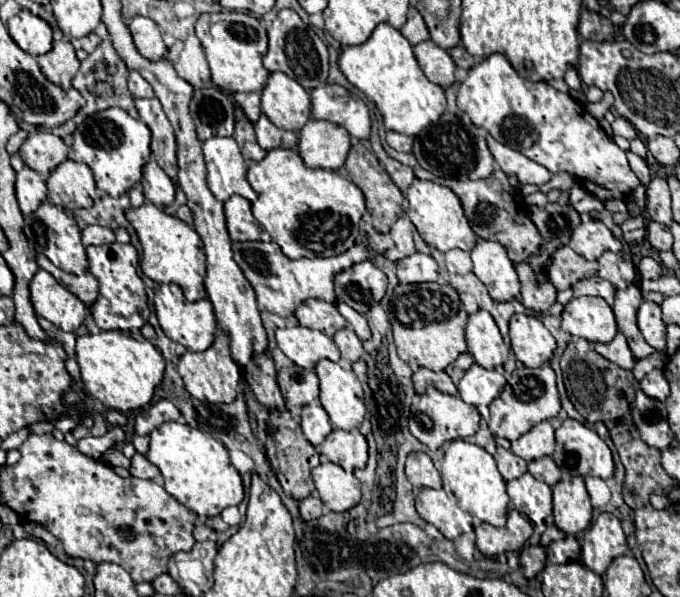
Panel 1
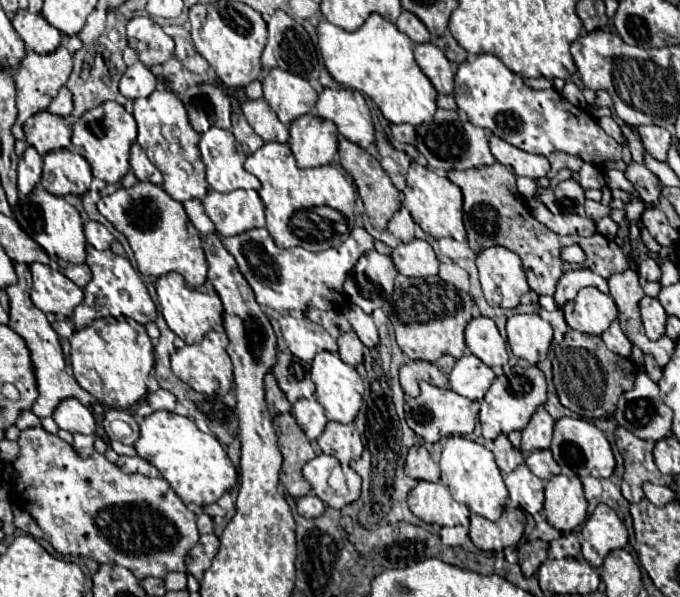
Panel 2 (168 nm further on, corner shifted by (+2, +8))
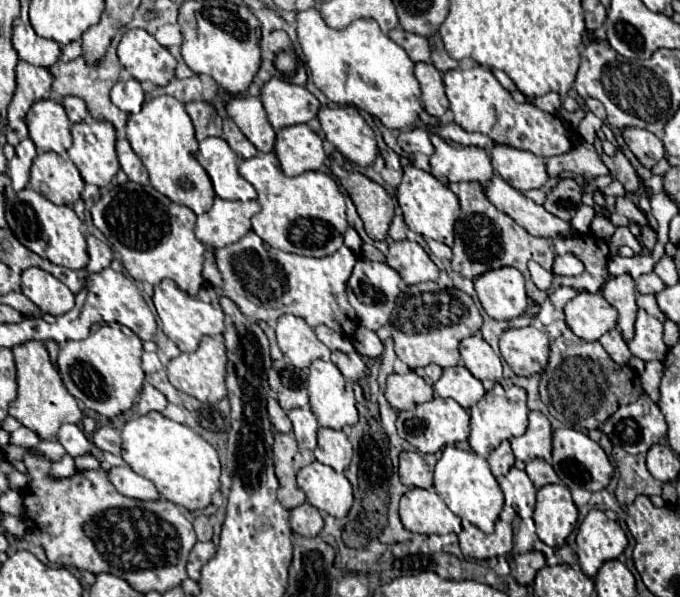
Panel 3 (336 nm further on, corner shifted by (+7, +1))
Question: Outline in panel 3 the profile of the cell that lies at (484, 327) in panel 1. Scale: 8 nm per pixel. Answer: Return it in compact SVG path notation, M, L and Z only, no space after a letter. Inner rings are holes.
M478 334L468 336L460 342L460 354L464 366L478 378L478 380L500 380L502 378L502 360L492 350L492 346Z

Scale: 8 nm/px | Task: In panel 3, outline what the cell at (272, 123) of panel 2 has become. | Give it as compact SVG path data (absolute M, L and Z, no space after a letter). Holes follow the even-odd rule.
M240 96L228 102L226 106L228 116L236 122L242 134L260 150L260 152L274 152L276 132L268 122L264 106L258 98Z

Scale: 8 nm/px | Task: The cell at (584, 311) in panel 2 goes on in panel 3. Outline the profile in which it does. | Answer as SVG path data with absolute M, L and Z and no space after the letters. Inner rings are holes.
M580 292L572 298L566 308L568 328L586 342L596 342L602 334L616 326L616 310L604 300L602 294Z

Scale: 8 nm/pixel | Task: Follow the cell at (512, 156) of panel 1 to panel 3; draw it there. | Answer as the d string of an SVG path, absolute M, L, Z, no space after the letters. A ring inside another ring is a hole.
M496 144L490 150L490 158L496 174L516 190L542 188L548 180L546 160L534 156L532 152Z

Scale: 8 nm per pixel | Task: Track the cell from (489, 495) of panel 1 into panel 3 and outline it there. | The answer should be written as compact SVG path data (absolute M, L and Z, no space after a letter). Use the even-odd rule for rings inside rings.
M446 446L434 468L434 488L456 516L470 520L482 532L494 532L494 524L504 506L504 496L496 478L490 472L488 462L482 456L478 456L476 452L460 450L456 446Z

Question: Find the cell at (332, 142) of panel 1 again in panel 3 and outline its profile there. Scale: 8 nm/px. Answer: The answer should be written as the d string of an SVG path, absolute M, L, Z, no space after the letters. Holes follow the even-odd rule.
M296 124L278 130L274 152L286 176L320 170L326 160L322 138L308 124Z

